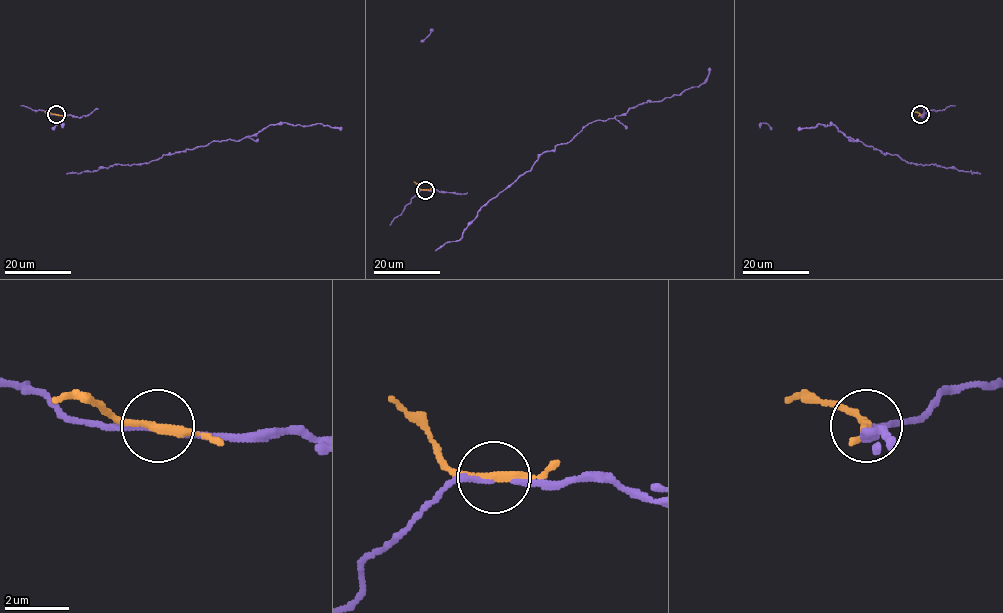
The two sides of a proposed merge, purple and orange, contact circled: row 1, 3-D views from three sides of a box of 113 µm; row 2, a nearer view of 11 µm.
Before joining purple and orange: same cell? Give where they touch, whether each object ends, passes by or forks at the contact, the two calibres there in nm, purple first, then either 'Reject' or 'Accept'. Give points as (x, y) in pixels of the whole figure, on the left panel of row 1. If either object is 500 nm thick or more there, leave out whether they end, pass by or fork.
Place: (56, 114). At the ring purple passes by. At the ring orange passes by. Thickness 130 nm (purple) against 280 nm. Reject

